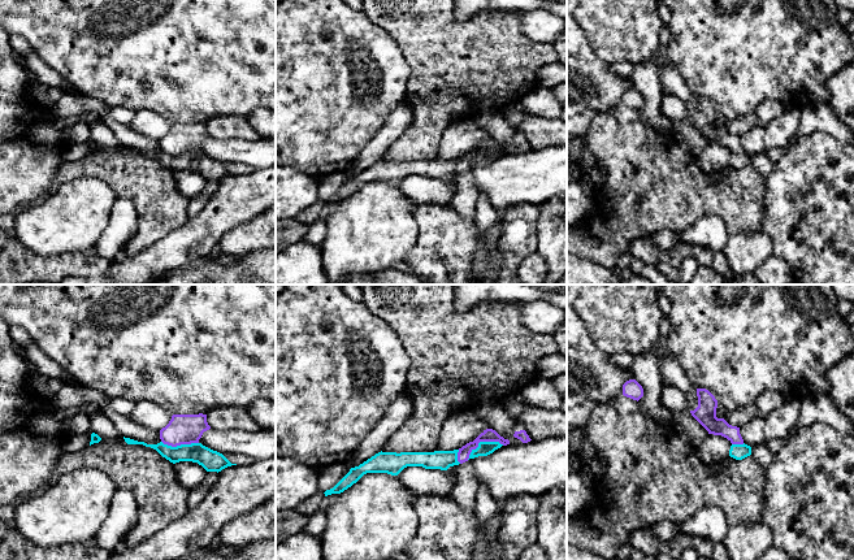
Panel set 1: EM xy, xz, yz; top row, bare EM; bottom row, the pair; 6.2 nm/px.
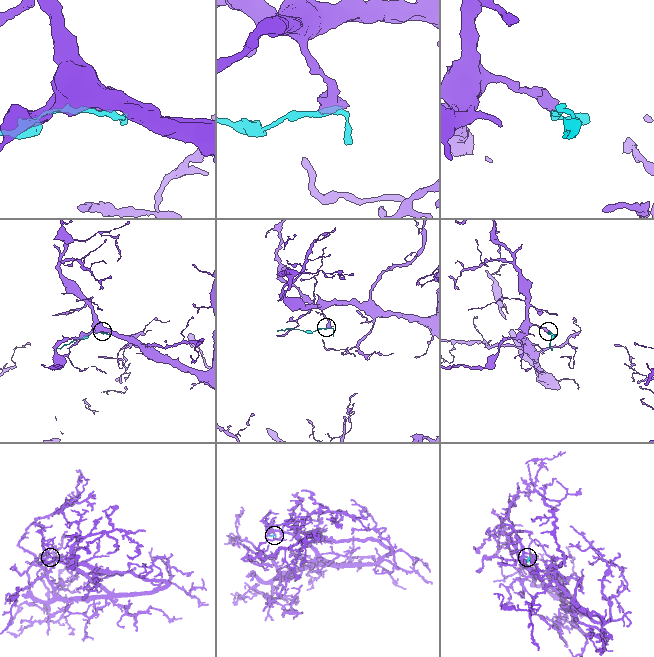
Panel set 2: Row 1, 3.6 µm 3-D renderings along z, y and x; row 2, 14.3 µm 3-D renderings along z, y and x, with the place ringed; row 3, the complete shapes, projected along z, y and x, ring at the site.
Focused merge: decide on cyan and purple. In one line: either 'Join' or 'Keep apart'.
Join

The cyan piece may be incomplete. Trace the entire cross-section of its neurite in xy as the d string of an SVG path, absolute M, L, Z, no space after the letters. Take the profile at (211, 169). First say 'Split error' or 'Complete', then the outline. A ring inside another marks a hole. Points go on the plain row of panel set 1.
Split error. M173 123L169 133L160 139L160 152L147 153L125 146L123 148L127 153L151 156L173 173L179 170L198 172L207 181L218 182L227 175L237 174L231 173L222 162L199 151L203 142L209 138L207 123Z

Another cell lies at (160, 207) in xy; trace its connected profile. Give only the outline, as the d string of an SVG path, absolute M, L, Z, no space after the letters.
M122 144L101 147L99 152L84 159L62 162L51 186L51 192L55 192L62 183L79 177L104 179L118 197L129 199L134 204L138 230L123 248L127 256L143 252L187 221L188 199L177 187L174 173L151 156L127 153Z

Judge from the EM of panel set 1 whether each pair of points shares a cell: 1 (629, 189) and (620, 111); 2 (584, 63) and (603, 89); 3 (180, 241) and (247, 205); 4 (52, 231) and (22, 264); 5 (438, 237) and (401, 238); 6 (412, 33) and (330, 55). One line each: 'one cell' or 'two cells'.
1: two cells
2: one cell
3: one cell
4: two cells
5: two cells
6: two cells

